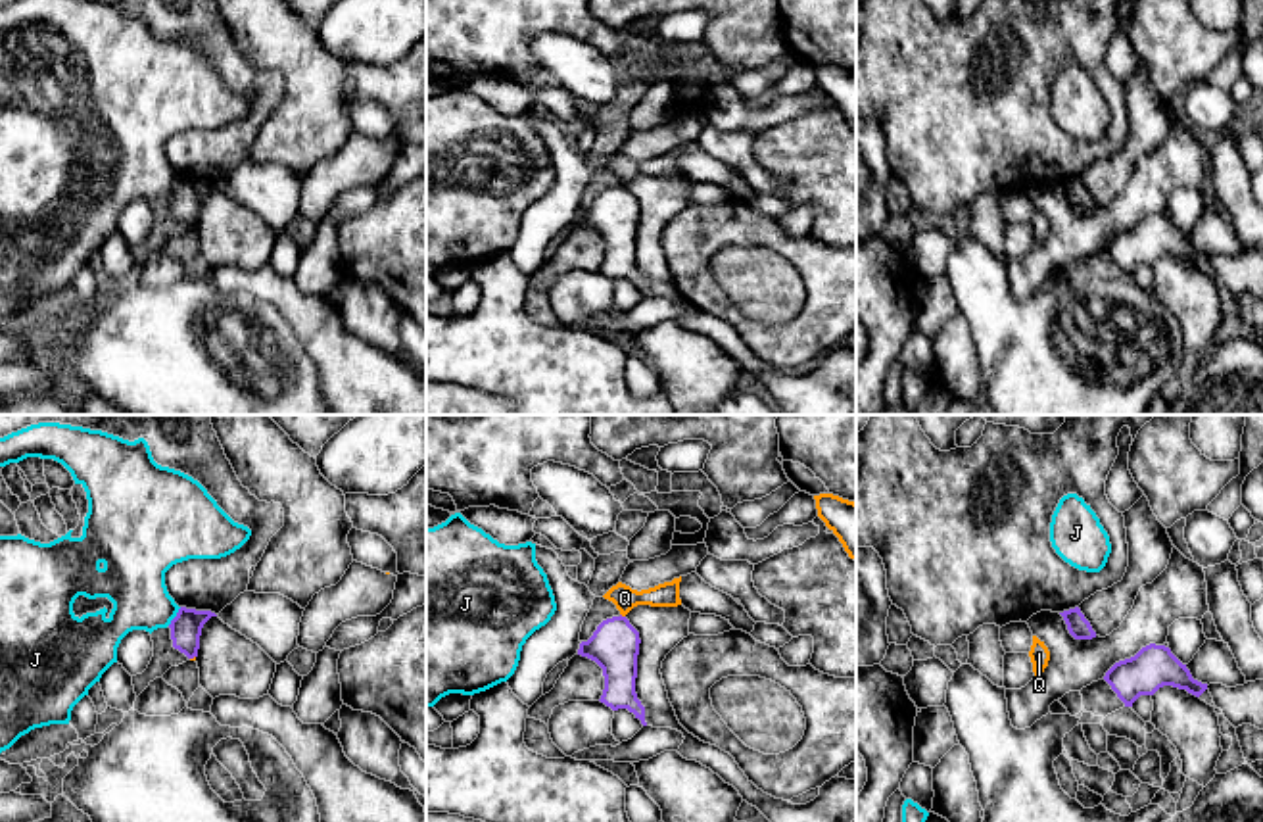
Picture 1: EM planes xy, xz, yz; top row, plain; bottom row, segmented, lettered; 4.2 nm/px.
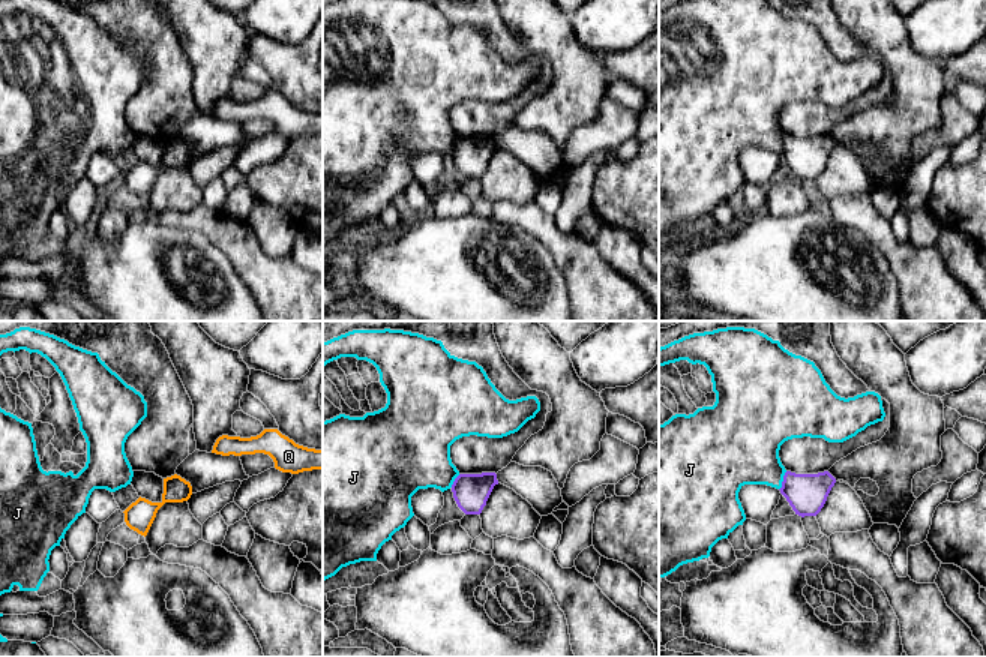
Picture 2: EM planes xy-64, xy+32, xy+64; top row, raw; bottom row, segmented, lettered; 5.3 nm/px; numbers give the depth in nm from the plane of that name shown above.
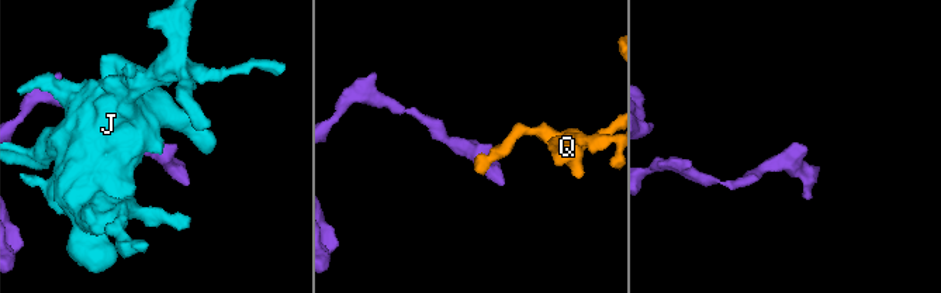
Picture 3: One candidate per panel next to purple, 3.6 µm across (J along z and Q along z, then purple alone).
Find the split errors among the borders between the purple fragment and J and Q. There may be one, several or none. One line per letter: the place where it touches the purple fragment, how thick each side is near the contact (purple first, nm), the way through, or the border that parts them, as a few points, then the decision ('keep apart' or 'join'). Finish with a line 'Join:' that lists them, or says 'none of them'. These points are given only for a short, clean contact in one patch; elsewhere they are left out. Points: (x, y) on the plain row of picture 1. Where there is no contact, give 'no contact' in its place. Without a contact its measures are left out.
J: meets purple in xy at (175, 187); 130 nm thick on the purple side, 280 nm on the other; keep apart
Q: meets purple in xz at (620, 185); 200 nm thick on the purple side, 100 nm on the other; keep apart
Join: none of them

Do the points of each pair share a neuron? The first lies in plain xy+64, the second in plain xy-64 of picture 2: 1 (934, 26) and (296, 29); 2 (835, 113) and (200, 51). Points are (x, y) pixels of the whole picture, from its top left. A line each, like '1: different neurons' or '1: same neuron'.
1: same neuron
2: different neurons

